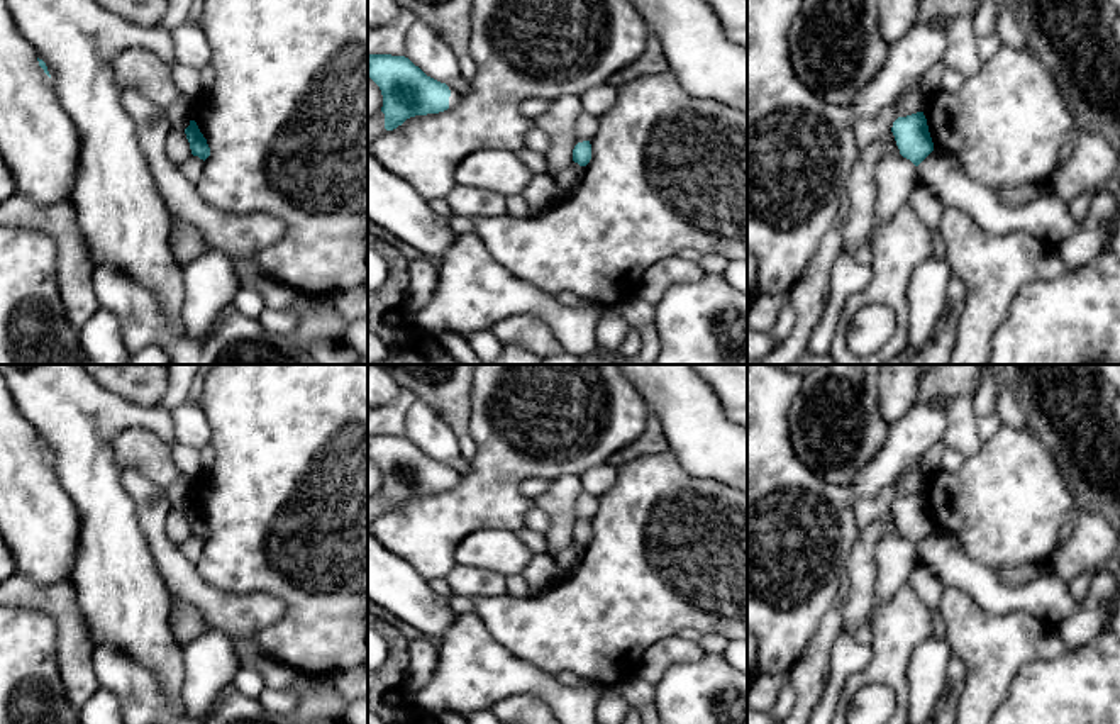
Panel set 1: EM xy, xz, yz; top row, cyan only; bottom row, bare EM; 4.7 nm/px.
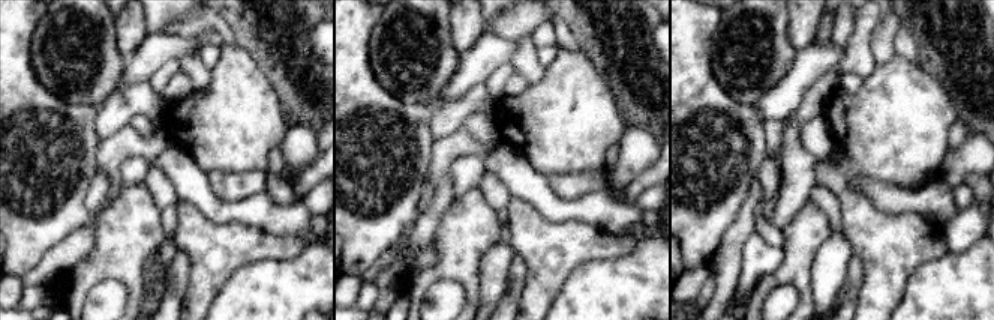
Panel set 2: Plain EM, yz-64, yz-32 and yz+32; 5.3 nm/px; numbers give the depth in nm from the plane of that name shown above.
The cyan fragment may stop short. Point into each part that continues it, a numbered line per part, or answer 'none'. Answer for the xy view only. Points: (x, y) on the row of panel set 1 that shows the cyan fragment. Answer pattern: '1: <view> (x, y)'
none

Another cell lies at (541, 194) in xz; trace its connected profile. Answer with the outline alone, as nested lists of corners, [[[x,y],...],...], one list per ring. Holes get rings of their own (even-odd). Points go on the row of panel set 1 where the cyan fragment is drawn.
[[[534,175],[522,195],[529,203],[530,217],[546,215],[557,202],[554,178],[549,175]]]

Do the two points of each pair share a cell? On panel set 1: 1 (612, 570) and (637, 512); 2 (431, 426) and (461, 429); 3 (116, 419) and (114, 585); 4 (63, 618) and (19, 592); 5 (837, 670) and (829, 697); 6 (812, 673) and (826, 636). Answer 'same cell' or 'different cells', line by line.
1: same cell
2: different cells
3: same cell
4: same cell
5: same cell
6: same cell

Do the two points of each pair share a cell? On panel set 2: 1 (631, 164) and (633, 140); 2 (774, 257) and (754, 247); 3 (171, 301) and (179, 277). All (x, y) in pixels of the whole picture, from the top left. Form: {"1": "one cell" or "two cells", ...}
{"1": "one cell", "2": "one cell", "3": "one cell"}

